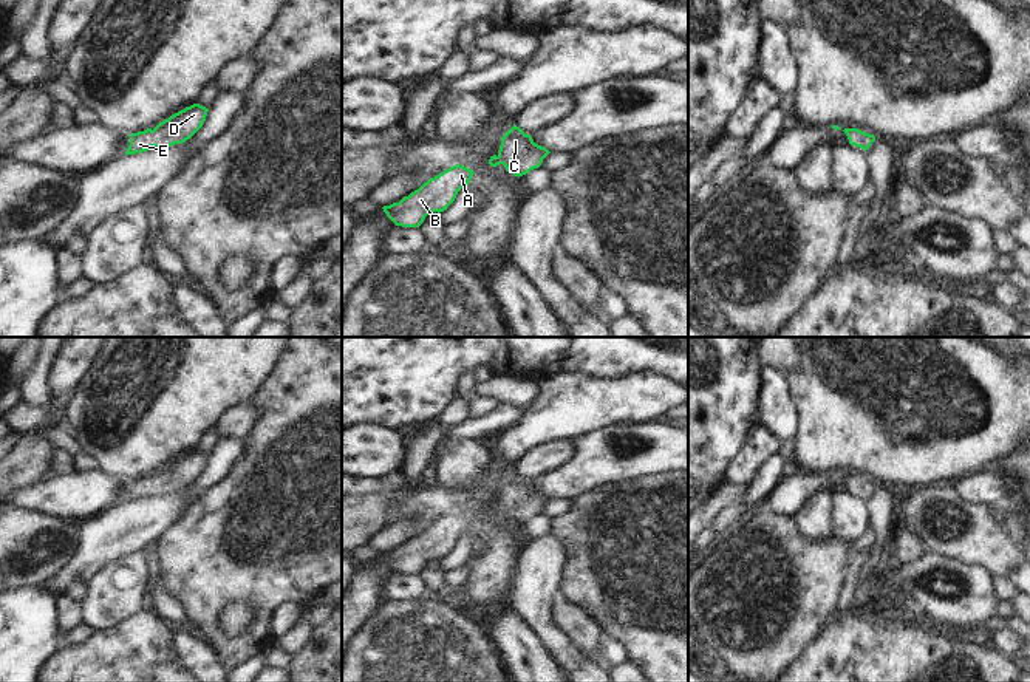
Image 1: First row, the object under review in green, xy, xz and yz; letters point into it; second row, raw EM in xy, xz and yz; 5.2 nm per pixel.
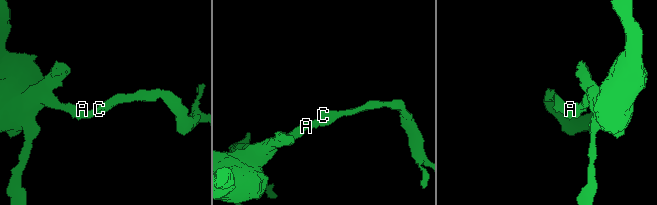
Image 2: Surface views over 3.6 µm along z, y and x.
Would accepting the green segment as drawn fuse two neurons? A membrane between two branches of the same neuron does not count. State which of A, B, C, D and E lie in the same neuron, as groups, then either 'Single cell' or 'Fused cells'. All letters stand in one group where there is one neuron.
Groups: A B C D E. Single cell

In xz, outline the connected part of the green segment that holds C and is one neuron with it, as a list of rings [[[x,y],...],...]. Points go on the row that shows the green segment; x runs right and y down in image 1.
[[[513,124],[501,138],[500,150],[490,156],[489,164],[492,167],[503,164],[507,172],[520,178],[538,169],[549,153],[546,147],[535,144],[530,135]]]

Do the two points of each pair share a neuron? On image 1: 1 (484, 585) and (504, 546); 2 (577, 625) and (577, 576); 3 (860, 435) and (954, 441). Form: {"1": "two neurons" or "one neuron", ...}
{"1": "one neuron", "2": "two neurons", "3": "one neuron"}

